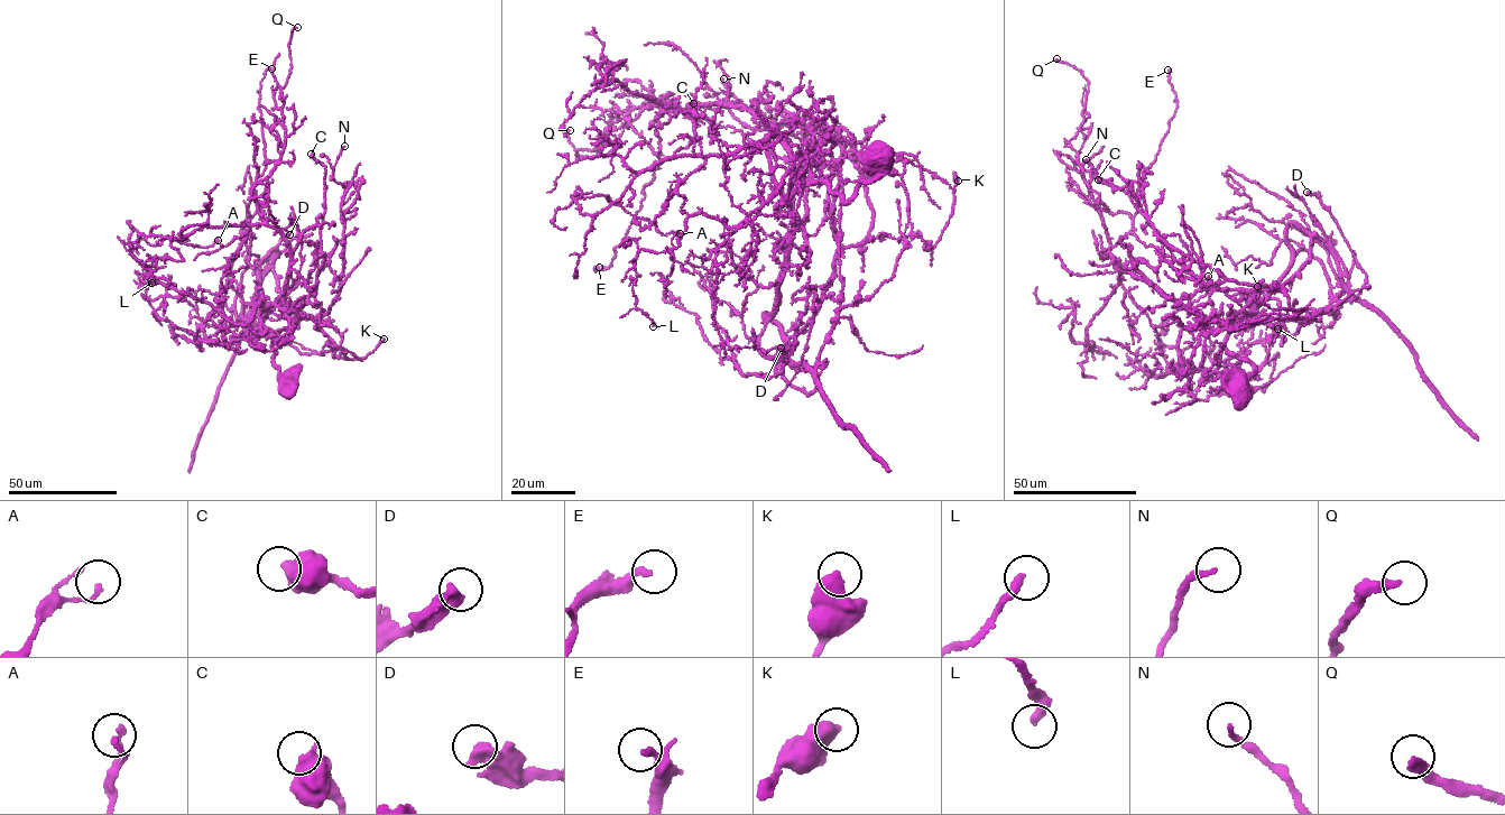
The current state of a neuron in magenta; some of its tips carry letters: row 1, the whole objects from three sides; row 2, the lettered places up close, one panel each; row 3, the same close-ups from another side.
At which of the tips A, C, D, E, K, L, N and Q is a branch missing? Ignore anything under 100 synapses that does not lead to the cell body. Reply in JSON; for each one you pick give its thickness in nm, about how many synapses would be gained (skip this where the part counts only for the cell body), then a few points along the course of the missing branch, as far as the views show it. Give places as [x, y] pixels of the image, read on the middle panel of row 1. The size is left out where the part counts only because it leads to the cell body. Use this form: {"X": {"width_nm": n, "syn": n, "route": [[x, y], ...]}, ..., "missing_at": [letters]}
{"missing_at": []}

